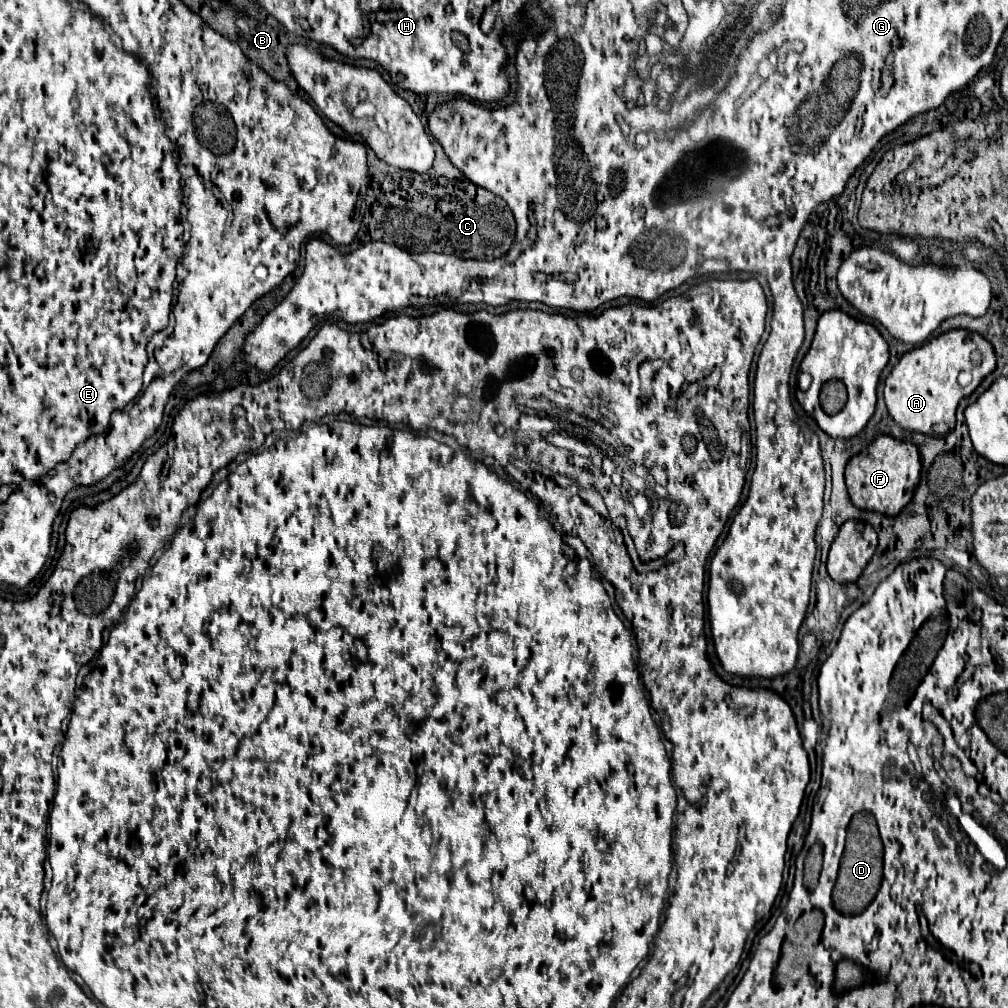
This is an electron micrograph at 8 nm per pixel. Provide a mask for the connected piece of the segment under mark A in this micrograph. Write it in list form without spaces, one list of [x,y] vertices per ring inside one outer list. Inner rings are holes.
[[[948,330],[948,332],[932,338],[924,346],[906,352],[898,360],[898,364],[892,368],[890,376],[886,378],[886,386],[884,386],[884,398],[886,398],[888,412],[904,430],[914,430],[914,432],[922,432],[922,434],[930,434],[930,436],[946,436],[948,432],[954,430],[956,408],[958,408],[960,400],[964,396],[972,394],[978,388],[978,384],[994,368],[996,368],[996,354],[994,354],[994,348],[988,342],[988,338],[984,338],[982,334],[972,332],[972,330]],[[962,372],[970,372],[970,376],[972,376],[966,386],[962,386],[958,382]]]

